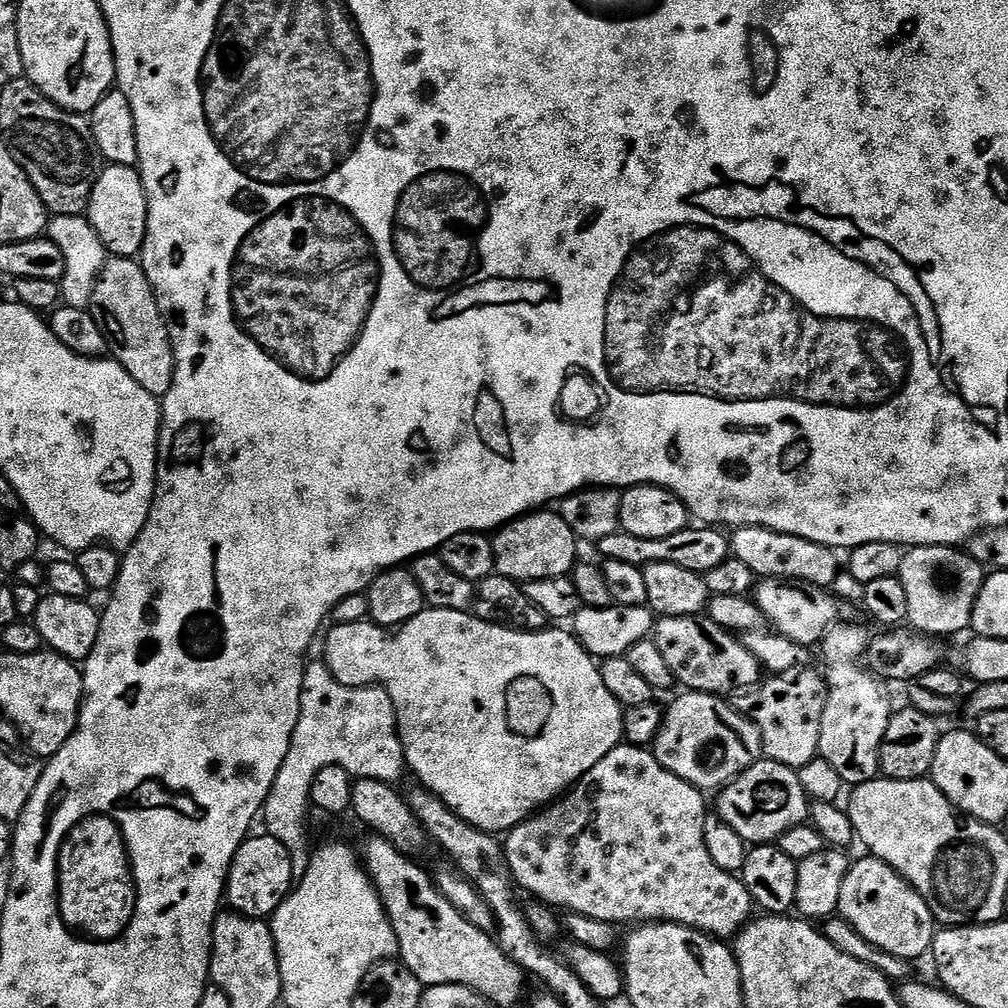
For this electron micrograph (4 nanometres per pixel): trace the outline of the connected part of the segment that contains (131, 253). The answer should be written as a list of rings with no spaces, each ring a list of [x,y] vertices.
[[[108,164],[96,177],[86,215],[98,238],[102,238],[105,253],[112,256],[139,257],[144,249],[148,221],[148,199],[139,171],[135,167]]]

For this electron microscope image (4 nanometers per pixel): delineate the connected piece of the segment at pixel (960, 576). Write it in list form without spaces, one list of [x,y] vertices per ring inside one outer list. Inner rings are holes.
[[[921,544],[912,546],[905,551],[900,567],[900,581],[906,589],[906,606],[908,607],[907,623],[915,631],[933,638],[945,638],[955,632],[968,632],[972,626],[974,602],[978,602],[978,590],[982,590],[985,565],[976,560],[971,552],[961,550],[956,546],[947,544]]]

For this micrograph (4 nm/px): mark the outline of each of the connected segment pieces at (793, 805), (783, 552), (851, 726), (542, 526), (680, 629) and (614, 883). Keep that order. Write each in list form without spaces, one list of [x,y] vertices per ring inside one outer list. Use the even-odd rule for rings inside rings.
[[[767,758],[757,760],[754,766],[750,766],[742,774],[734,777],[725,788],[719,789],[716,798],[715,815],[722,817],[749,846],[779,841],[780,836],[786,834],[786,830],[805,823],[809,819],[810,797],[802,786],[799,771],[782,762],[774,762]]]
[[[762,526],[735,529],[730,536],[730,552],[753,571],[756,578],[795,578],[802,584],[831,589],[836,575],[842,572],[842,560],[833,549],[794,534],[782,534]]]
[[[844,623],[833,624],[818,645],[819,651],[824,651],[824,664],[828,667],[828,697],[822,714],[819,755],[838,770],[845,785],[855,786],[880,776],[880,747],[894,705],[884,693],[885,685],[862,663],[868,655],[870,632],[860,624]]]
[[[537,510],[529,512],[527,516],[520,516],[499,529],[491,537],[491,542],[496,563],[495,575],[505,576],[521,585],[542,578],[567,576],[578,563],[578,537],[574,530],[570,530],[570,526],[566,526],[566,522],[556,510]]]
[[[707,615],[661,616],[650,639],[658,646],[662,659],[670,665],[670,674],[674,674],[676,684],[687,691],[728,698],[756,687],[762,679],[758,658],[746,650],[743,639],[718,626],[718,622],[708,619]]]
[[[622,742],[567,794],[503,837],[512,879],[532,898],[556,910],[564,908],[565,913],[586,914],[586,918],[617,926],[641,922],[681,924],[718,940],[731,941],[753,919],[754,905],[743,879],[722,870],[706,850],[704,799],[701,789],[663,768],[647,747]]]

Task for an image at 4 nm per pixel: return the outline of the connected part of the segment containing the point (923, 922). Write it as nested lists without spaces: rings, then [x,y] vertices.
[[[871,854],[865,857],[865,860],[860,860],[857,864],[855,861],[849,867],[846,882],[842,882],[839,915],[843,916],[846,922],[850,922],[850,926],[854,926],[854,930],[858,930],[858,934],[862,934],[866,942],[878,946],[878,950],[886,950],[886,954],[894,954],[909,962],[915,962],[919,956],[927,957],[932,950],[932,939],[938,931],[930,906],[926,906],[922,894],[918,894],[918,890],[908,885],[889,864]]]

